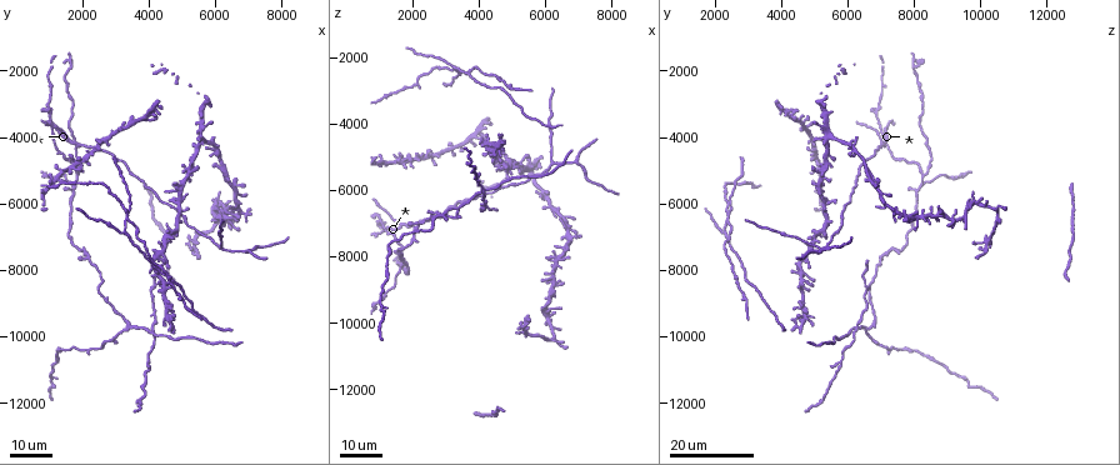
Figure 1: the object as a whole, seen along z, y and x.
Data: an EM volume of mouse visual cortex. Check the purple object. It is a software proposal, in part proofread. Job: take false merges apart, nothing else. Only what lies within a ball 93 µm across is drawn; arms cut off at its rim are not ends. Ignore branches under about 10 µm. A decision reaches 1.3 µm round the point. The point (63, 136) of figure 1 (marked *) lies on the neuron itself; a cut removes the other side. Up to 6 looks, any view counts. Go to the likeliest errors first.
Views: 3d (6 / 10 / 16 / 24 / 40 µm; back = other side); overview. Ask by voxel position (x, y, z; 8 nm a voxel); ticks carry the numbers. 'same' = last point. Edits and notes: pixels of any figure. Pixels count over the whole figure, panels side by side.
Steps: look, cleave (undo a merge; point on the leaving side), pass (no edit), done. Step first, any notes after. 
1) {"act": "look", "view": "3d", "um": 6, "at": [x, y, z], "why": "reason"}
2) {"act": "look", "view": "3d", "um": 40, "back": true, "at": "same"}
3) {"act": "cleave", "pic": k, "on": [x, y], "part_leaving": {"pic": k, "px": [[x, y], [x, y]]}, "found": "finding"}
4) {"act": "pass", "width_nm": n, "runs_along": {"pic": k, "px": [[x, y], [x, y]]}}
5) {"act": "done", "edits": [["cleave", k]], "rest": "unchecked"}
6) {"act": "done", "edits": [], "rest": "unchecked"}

{"act": "look", "view": "3d", "um": 16, "at": [1700, 5500, 8200], "why": "three arms meet"}

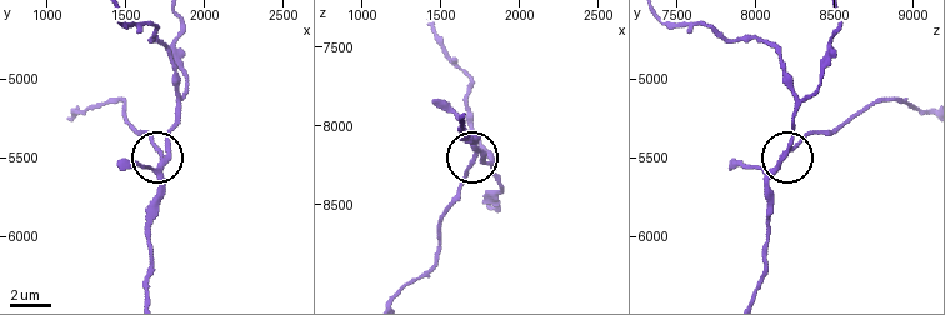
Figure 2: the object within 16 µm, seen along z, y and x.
{"act": "look", "view": "3d", "um": 10, "at": [1700, 5460, 8220], "why": "zoom in"}

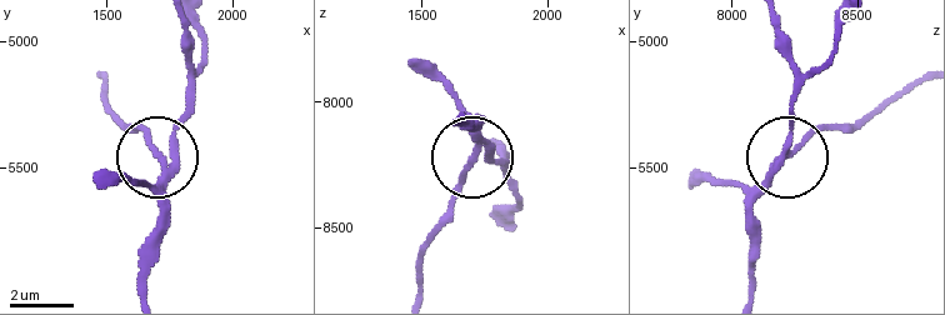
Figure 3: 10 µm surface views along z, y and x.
{"act": "pass", "arms": 3, "runs_along": {"pic": 3, "px": [[180, 25], [188, 114], [171, 146], [158, 154], [118, 116]]}, "found": "all the same neuron"}

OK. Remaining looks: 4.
{"act": "look", "view": "3d", "um": 24, "at": [1100, 4000, 7100], "why": "side arm on a straight run"}

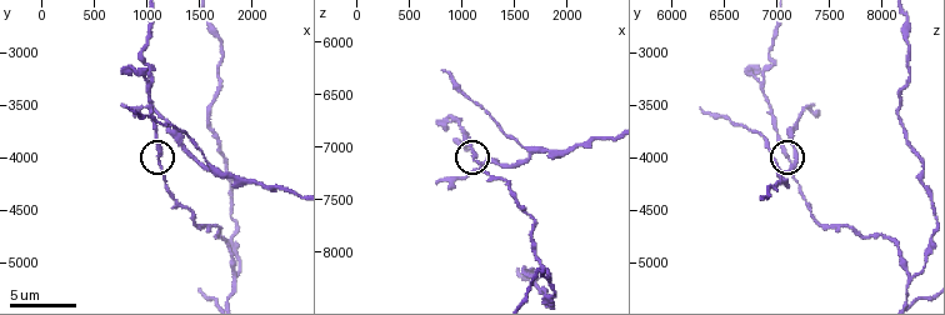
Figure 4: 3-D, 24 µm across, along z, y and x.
{"act": "look", "view": "3d", "um": 10, "at": [1120, 3980, 7060]}

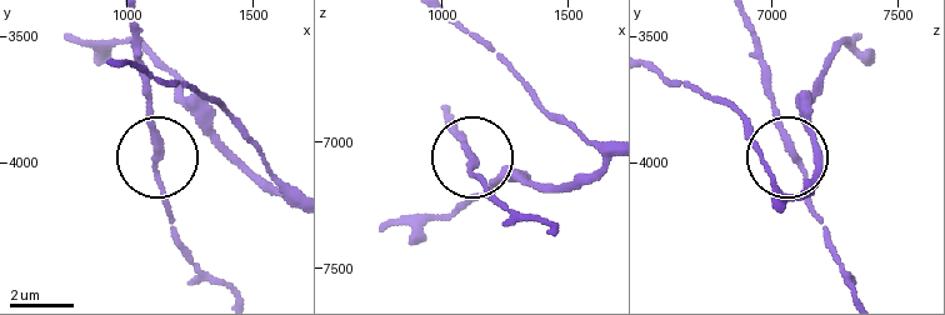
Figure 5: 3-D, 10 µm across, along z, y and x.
{"act": "pass", "arms": 3, "runs_along": {"pic": 5, "px": [[811, 154], [809, 124], [788, 149], [771, 70]]}, "found": "all the same neuron"}

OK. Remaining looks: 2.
{"act": "look", "view": "3d", "um": 16, "at": [3300, 6400, 2300], "why": "three-way junction"}

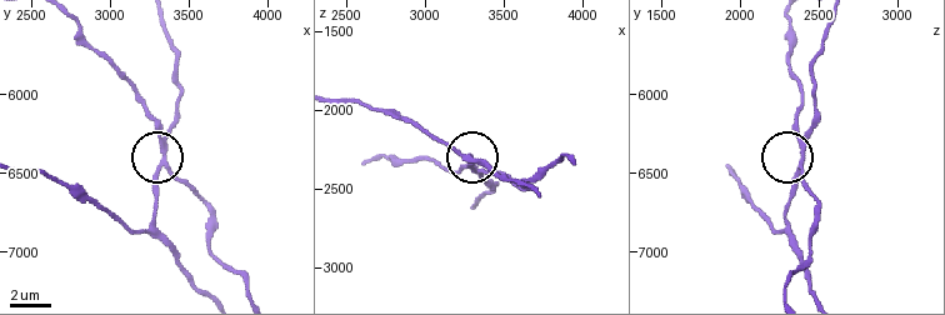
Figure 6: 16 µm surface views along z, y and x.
{"act": "look", "view": "3d", "um": 6, "at": [3340, 6420, 2400]}

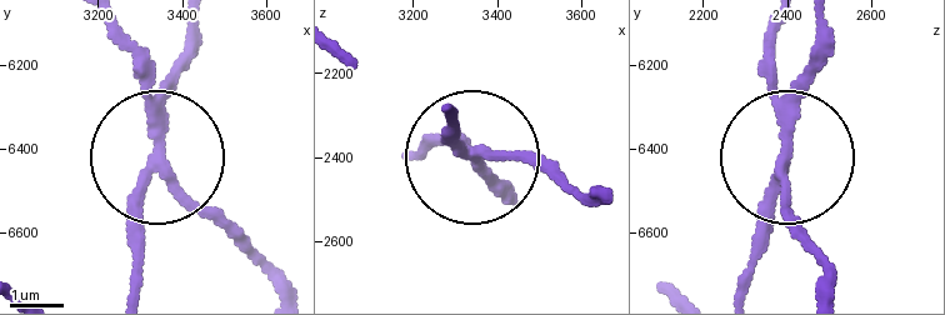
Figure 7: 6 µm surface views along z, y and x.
{"act": "cleave", "pic": 7, "on": [195, 210], "part_leaving": {"pic": 7, "px": [[151, 144], [273, 288]]}, "found": "two neurons meet here"}

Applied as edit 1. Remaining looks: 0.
{"act": "done", "edits": [["cleave", 7]], "rest": "unchecked"}

